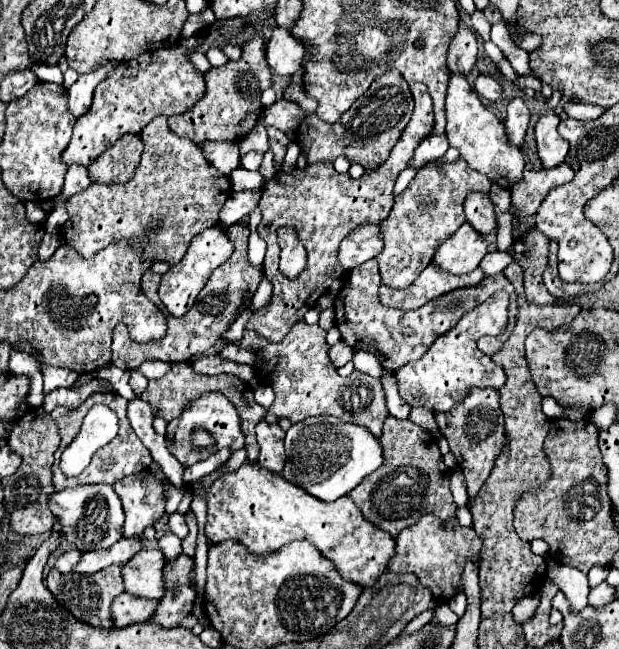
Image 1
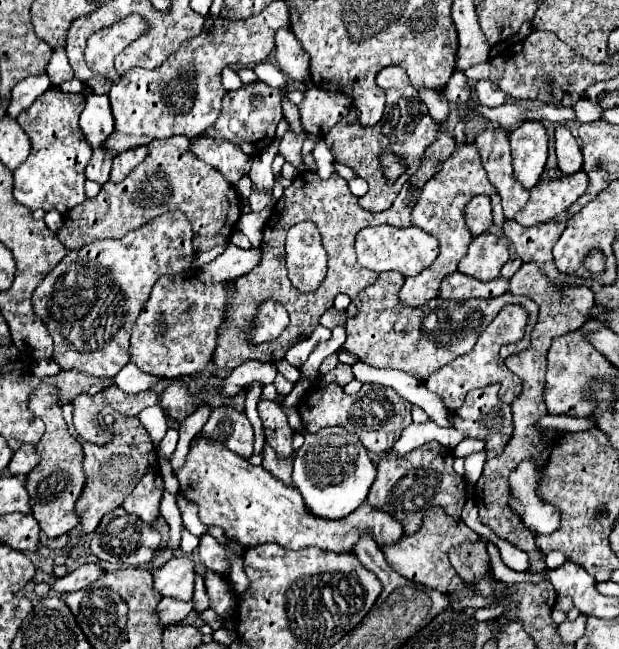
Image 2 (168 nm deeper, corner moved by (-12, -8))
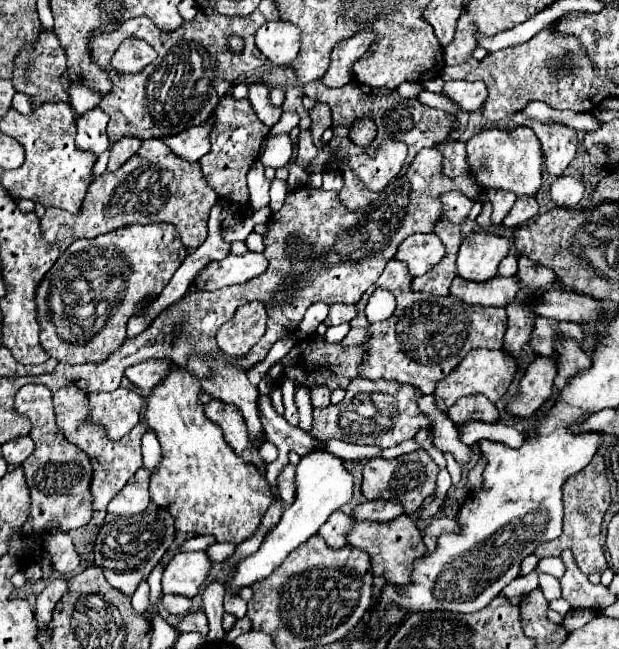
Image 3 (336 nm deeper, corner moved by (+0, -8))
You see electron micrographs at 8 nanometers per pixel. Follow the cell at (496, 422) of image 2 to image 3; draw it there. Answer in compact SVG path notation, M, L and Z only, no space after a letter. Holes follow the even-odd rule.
M464 396L464 398L460 398L448 410L448 416L452 418L452 422L456 426L462 426L468 420L480 420L480 422L488 422L488 424L498 422L496 406L492 402L488 402L488 398L484 398L484 396Z

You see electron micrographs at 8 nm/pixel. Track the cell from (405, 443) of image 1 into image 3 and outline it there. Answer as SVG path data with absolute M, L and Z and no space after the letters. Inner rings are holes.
M426 450L402 454L392 460L372 458L364 464L362 494L368 500L394 500L404 506L404 514L414 514L424 504L426 498L434 498L438 470L440 470L438 464L426 454Z

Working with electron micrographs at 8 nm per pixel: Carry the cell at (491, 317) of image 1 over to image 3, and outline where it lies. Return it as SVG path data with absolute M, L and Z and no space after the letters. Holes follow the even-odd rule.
M476 348L476 350L470 350L466 358L436 384L434 396L444 400L446 408L450 408L458 398L468 394L484 394L490 402L498 402L508 392L508 386L512 384L516 370L518 370L518 364L514 362L514 358L506 356L504 352Z

